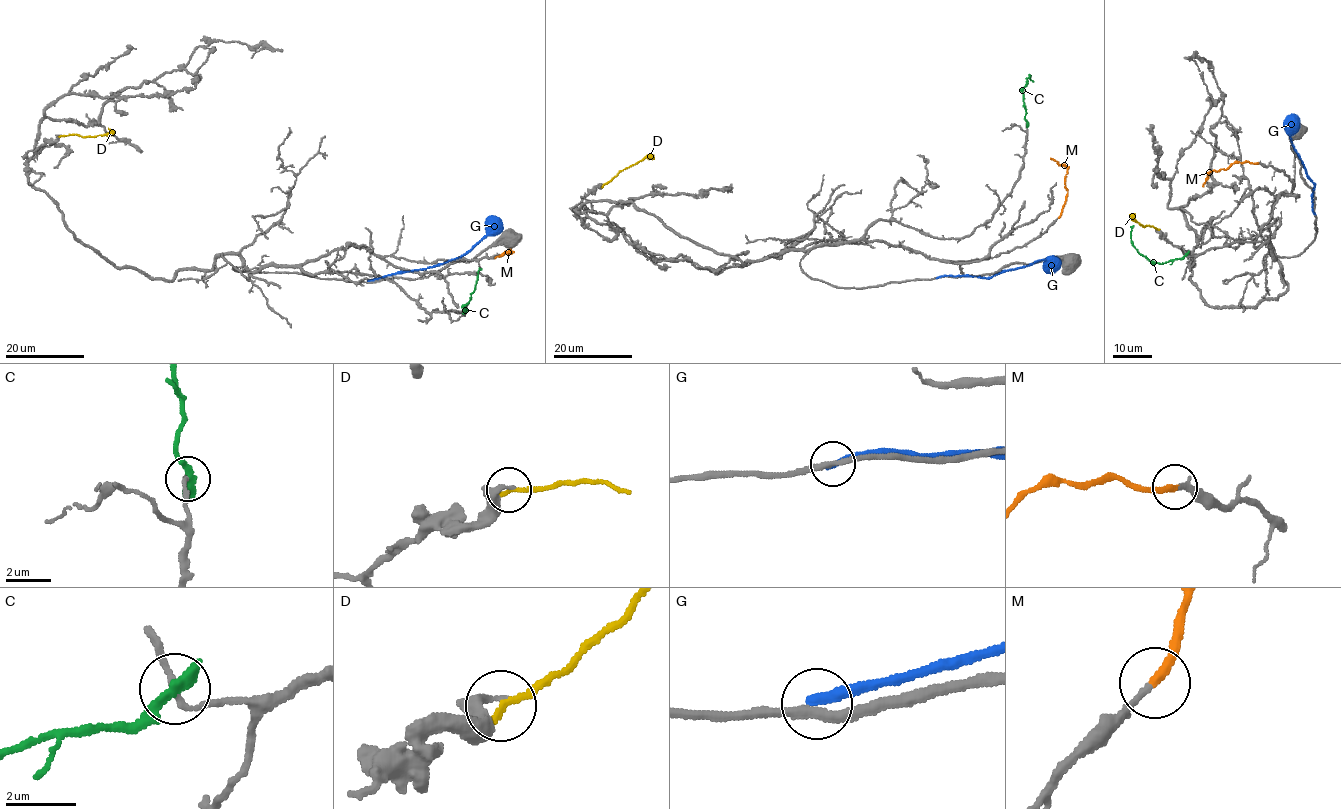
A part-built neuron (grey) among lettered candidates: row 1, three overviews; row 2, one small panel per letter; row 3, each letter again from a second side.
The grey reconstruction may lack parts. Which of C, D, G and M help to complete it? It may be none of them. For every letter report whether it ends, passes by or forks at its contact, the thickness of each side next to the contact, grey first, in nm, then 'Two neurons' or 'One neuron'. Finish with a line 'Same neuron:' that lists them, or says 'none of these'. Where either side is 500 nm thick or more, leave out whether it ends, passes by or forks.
C: It ends there. Thickness 170 nm (grey) against 480 nm. Two neurons
D: It ends there. Thickness 240 nm (grey) against 240 nm. Two neurons
G: It ends there. Thickness 260 nm (grey) against 300 nm. Two neurons
M: It ends there. Thickness 170 nm (grey) against 280 nm. One neuron
Same neuron: M

